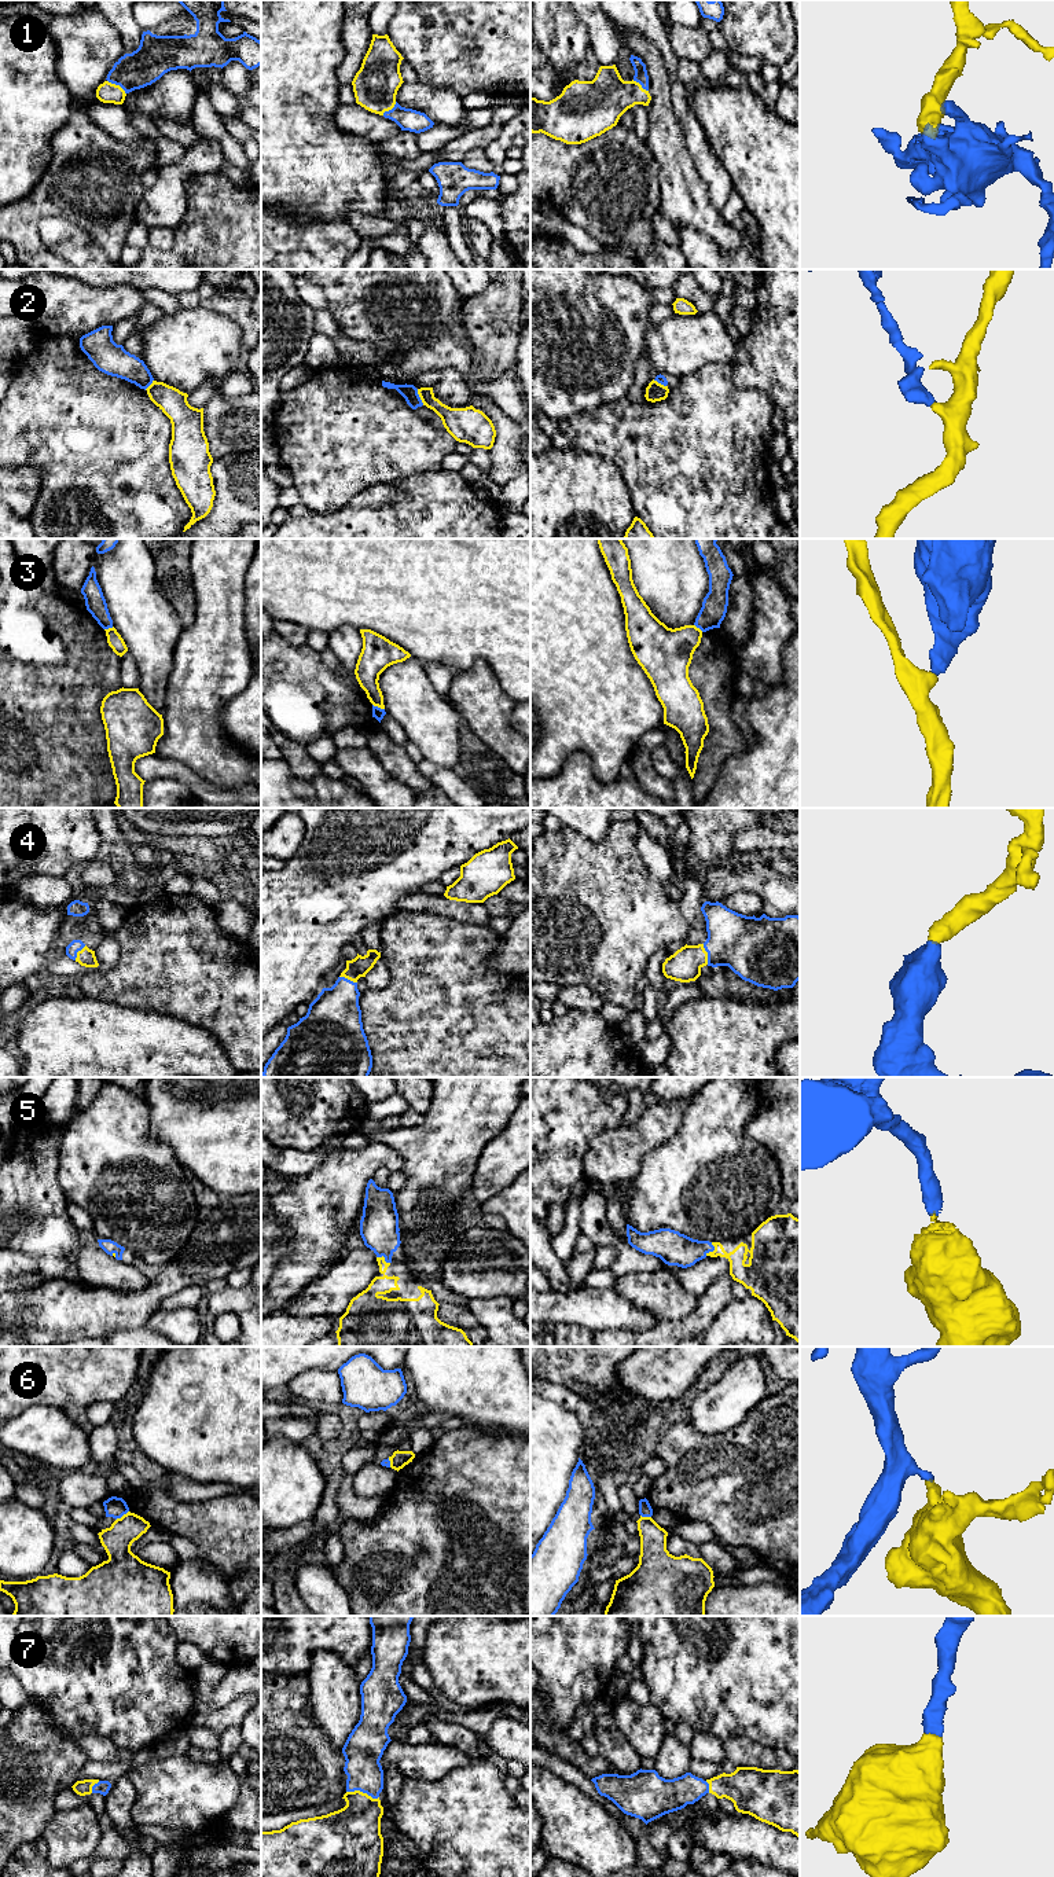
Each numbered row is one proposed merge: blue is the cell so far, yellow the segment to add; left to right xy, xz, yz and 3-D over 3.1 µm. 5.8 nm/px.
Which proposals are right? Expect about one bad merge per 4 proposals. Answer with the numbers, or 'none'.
1, 4, 5, 7

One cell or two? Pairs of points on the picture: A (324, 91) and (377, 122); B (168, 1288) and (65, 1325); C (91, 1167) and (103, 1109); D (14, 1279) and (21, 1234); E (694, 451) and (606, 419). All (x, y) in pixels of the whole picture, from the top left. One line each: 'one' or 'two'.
A: two
B: one
C: one
D: two
E: one

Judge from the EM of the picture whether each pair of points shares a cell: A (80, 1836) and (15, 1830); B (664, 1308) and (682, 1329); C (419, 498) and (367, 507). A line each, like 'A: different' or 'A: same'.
A: different
B: different
C: same

